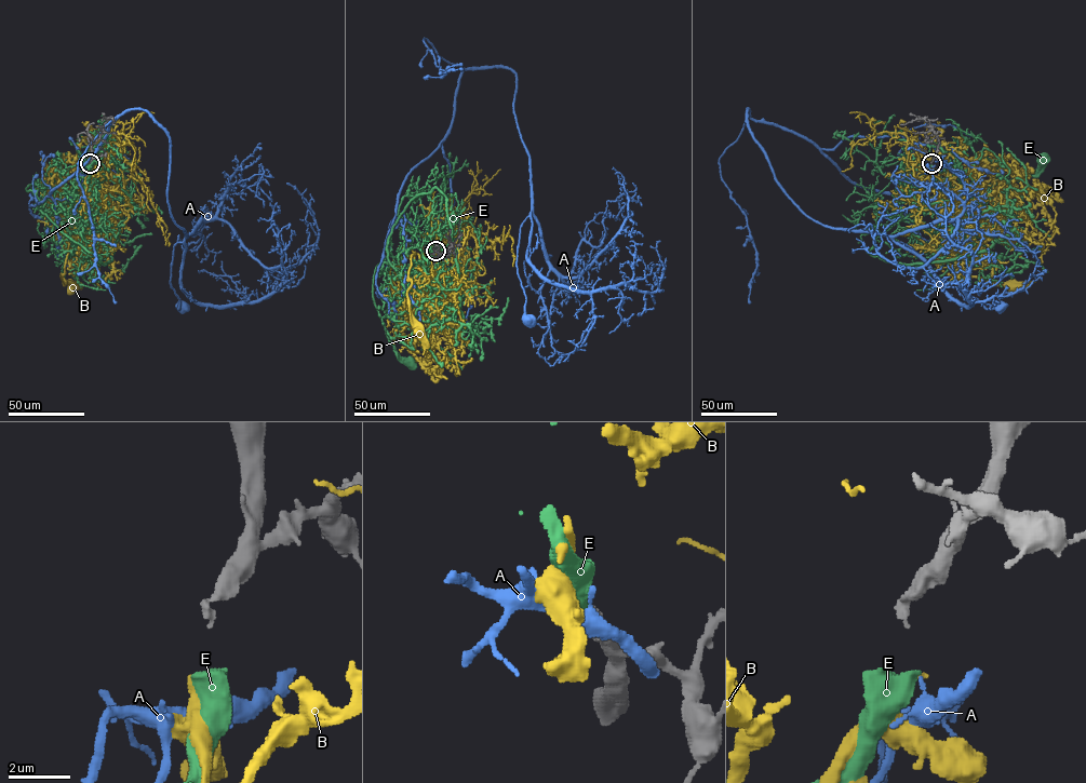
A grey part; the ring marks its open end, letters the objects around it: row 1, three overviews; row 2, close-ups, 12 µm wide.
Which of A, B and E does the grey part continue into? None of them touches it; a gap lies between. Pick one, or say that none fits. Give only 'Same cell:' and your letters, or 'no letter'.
Same cell: E

